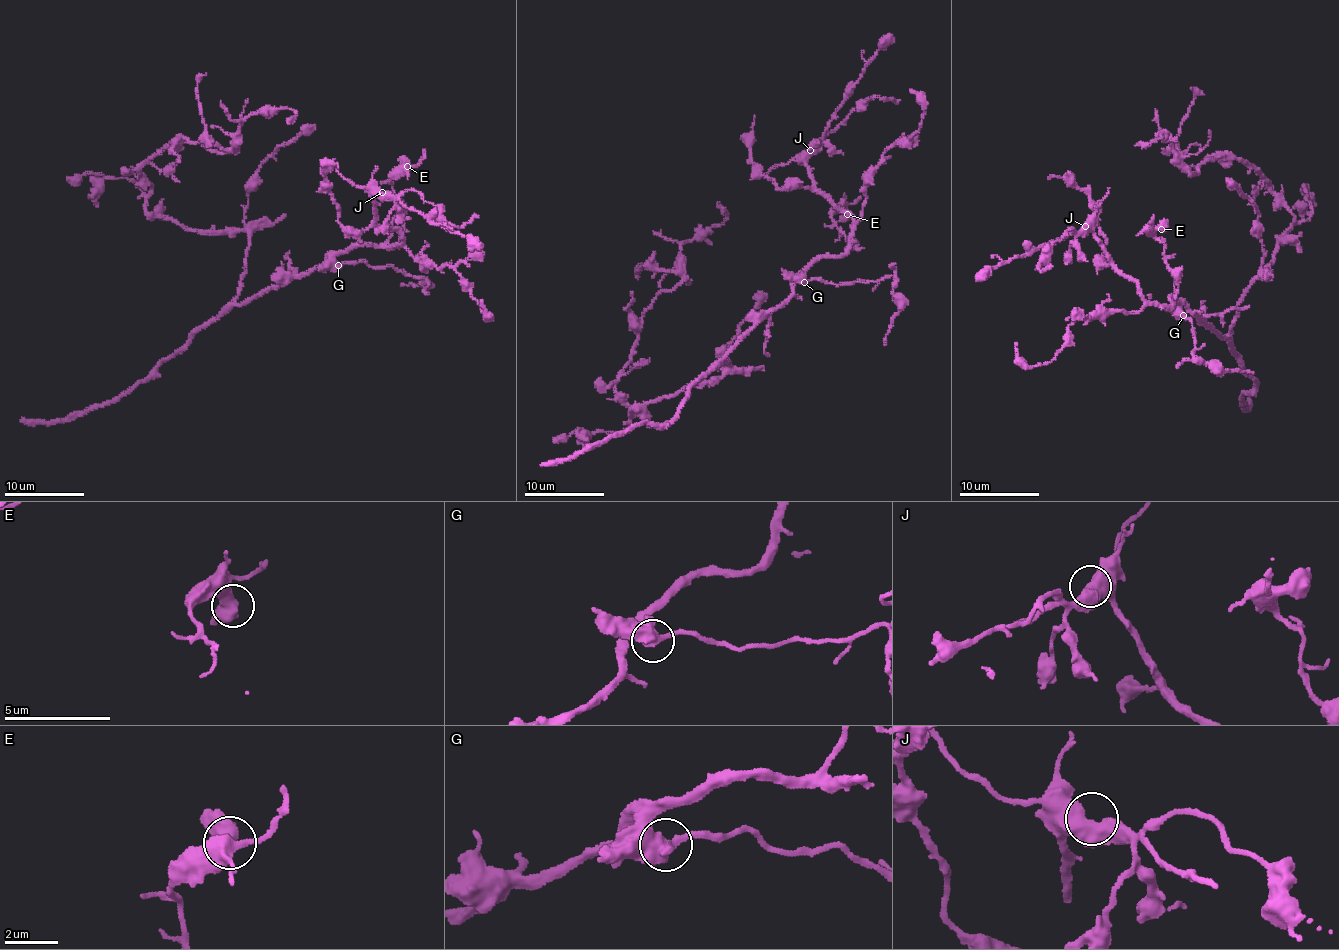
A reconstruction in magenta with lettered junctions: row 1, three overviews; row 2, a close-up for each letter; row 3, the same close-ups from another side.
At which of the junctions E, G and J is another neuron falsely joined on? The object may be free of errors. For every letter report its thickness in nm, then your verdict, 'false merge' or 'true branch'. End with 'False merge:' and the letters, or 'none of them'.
E: 600 nm thick; true branch
G: 550 nm thick; true branch
J: 600 nm thick; true branch
False merge: none of them

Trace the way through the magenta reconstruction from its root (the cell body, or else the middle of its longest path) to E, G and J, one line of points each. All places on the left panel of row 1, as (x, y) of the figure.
E: (241, 282), (241, 304), (304, 276), (330, 256), (380, 245), (396, 214), (390, 179), (407, 166)
G: (241, 282), (236, 300), (241, 304), (304, 276), (330, 256), (338, 266)
J: (241, 282), (236, 300), (241, 304), (356, 246), (402, 245), (399, 233), (375, 222), (374, 200), (382, 192)

